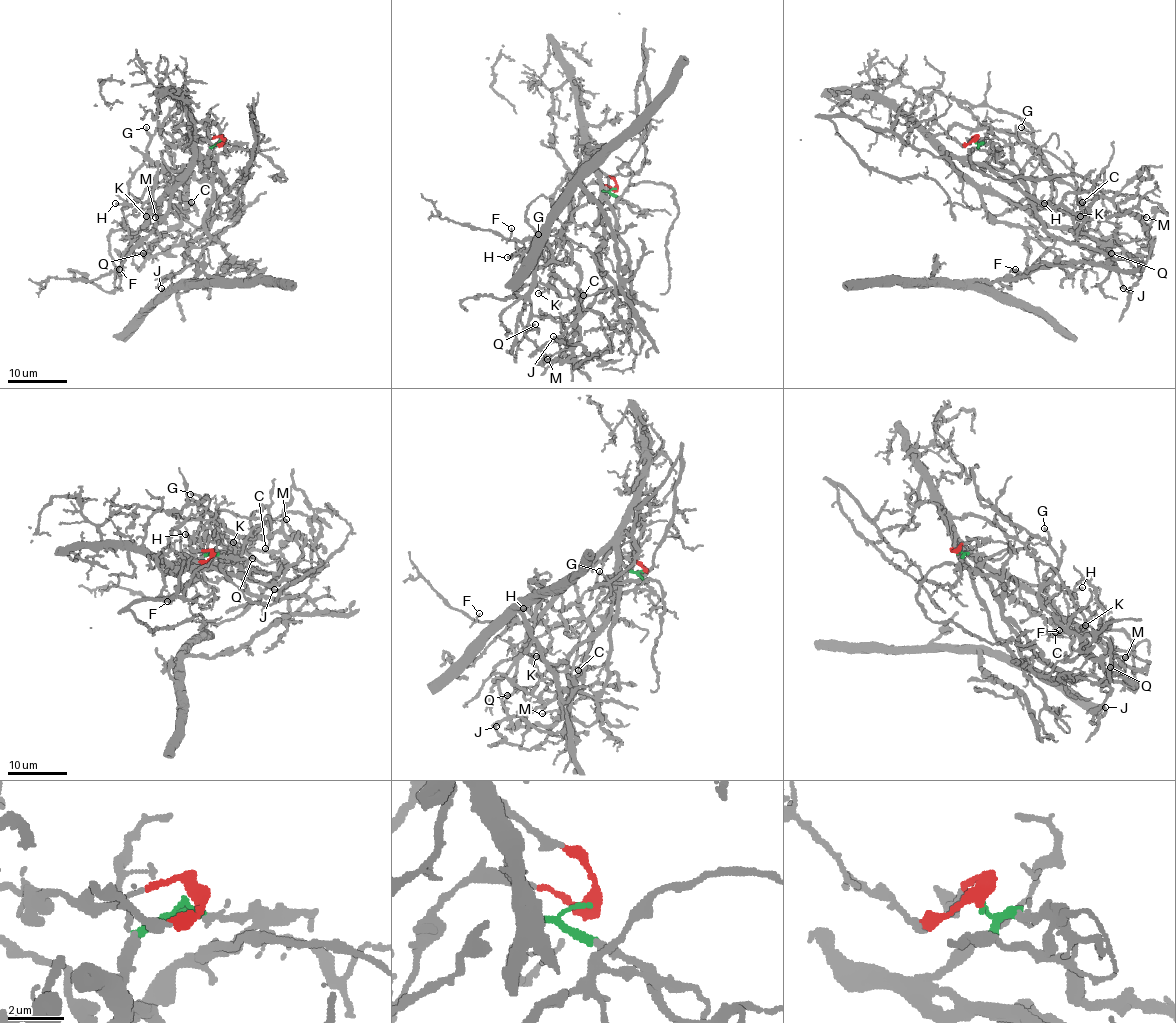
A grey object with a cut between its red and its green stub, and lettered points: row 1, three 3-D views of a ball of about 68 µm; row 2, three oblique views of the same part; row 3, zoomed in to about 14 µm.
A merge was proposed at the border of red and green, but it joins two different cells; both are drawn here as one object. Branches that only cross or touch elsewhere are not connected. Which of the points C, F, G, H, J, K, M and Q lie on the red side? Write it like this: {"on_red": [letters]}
{"on_red": ["C", "G", "H", "J", "M"]}

